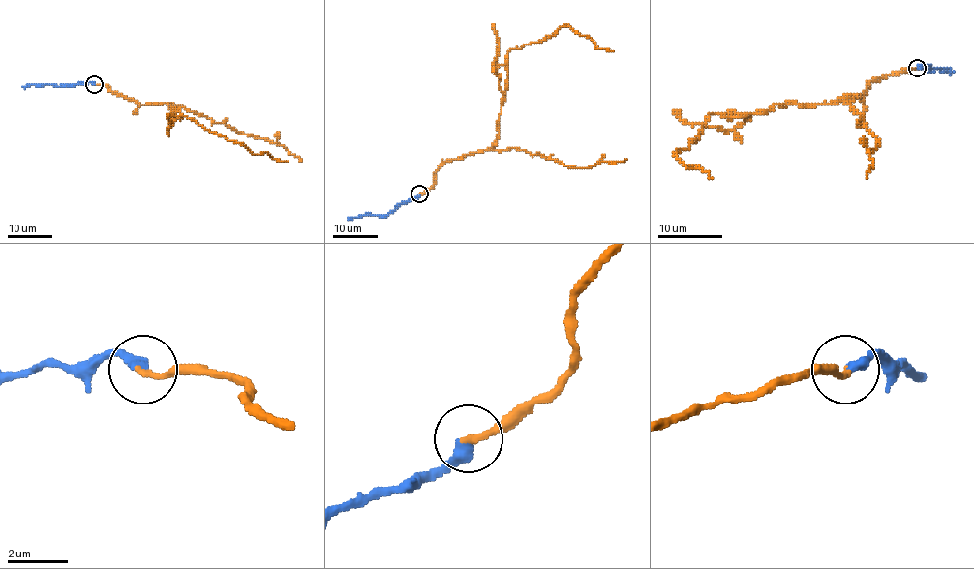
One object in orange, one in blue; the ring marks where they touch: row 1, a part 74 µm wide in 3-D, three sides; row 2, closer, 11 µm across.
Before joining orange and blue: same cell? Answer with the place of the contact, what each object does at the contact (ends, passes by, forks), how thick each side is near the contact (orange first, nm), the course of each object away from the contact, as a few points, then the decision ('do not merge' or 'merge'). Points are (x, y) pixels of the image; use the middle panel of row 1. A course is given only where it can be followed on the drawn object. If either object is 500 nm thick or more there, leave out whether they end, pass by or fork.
place (419, 194); orange ends; blue ends; calibres 240 and 400 nm; course orange (419, 194), (445, 162), (492, 147), (511, 49), (566, 24), (614, 51); course blue (419, 194), (400, 203), (385, 216), (364, 215), (349, 219); merge

